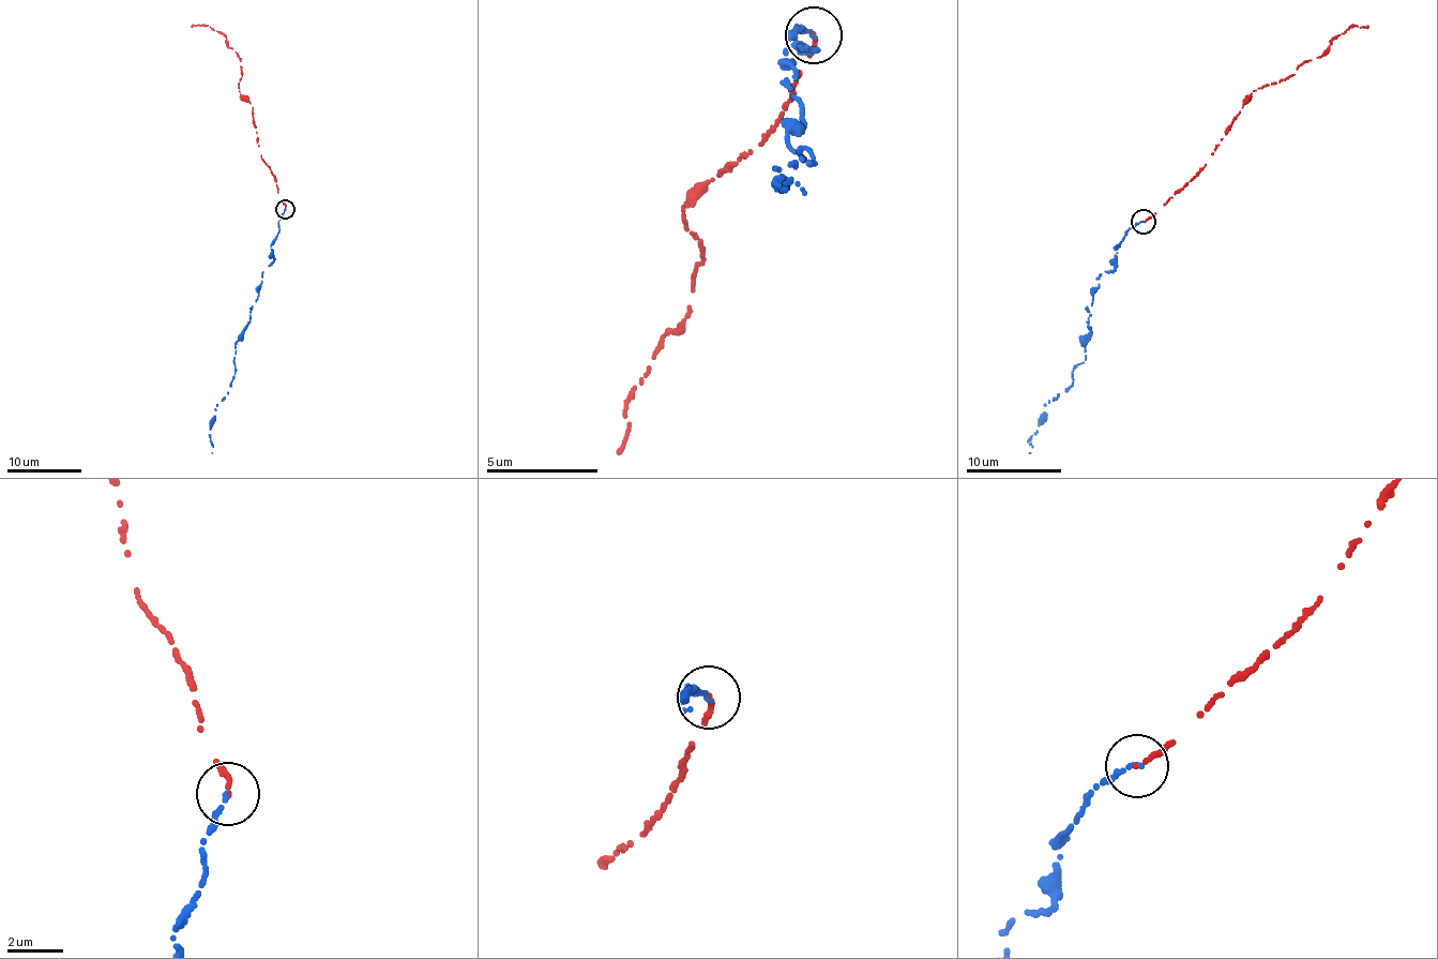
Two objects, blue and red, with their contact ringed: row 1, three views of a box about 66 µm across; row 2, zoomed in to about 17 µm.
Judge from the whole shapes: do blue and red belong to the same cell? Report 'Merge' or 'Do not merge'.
Do not merge

